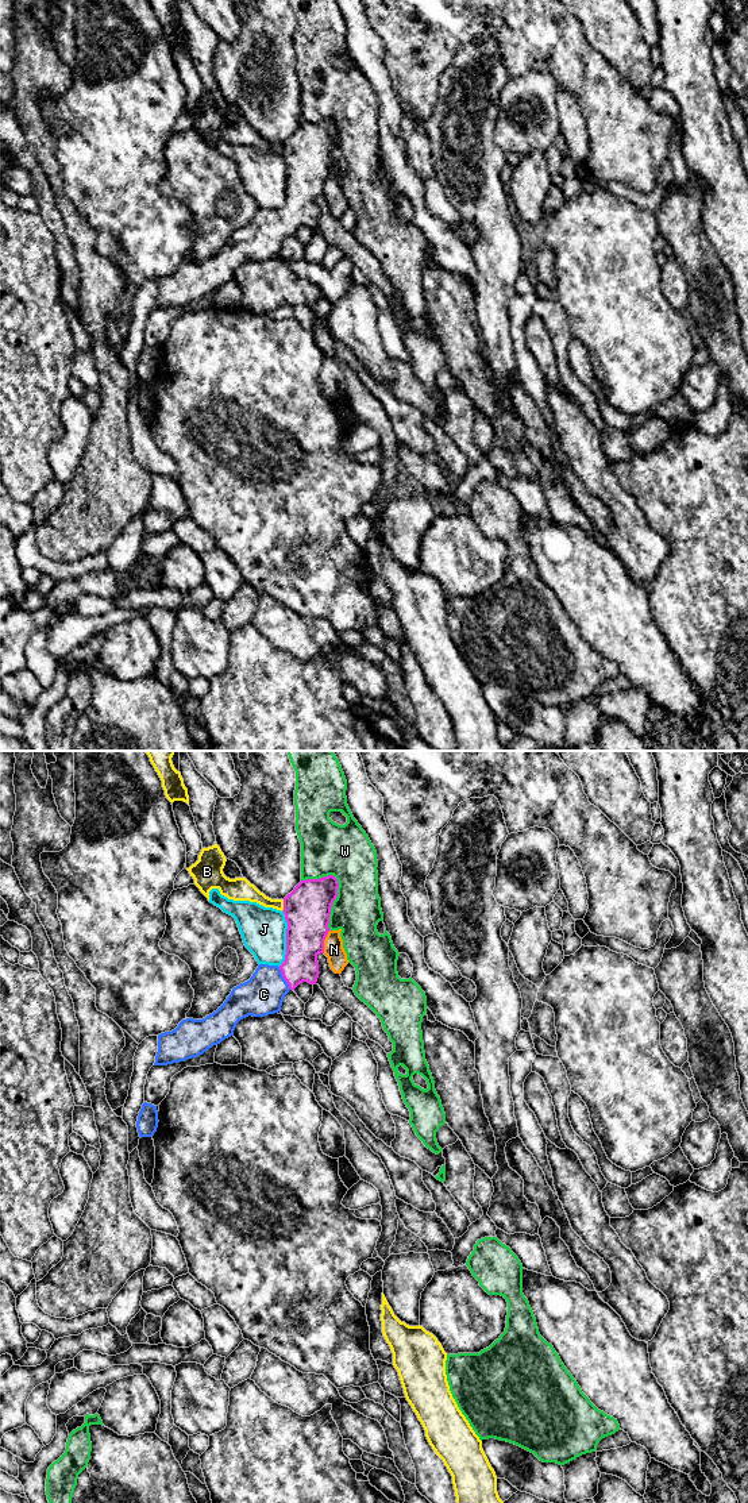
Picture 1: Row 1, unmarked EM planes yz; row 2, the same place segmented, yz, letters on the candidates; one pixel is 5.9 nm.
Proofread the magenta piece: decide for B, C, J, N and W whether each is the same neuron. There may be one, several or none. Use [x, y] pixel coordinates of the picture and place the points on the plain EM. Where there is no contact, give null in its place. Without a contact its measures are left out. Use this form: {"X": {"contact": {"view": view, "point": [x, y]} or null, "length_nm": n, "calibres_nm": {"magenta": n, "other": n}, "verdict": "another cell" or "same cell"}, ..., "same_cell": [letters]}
{"B": {"contact": {"view": "yz", "point": [284, 149]}, "length_nm": 70, "calibres_nm": {"magenta": 280, "other": 110}, "verdict": "another cell"}, "C": {"contact": {"view": "yz", "point": [284, 222]}, "length_nm": 150, "calibres_nm": {"magenta": 220, "other": 240}, "verdict": "same cell"}, "J": {"contact": {"view": "yz", "point": [286, 182]}, "length_nm": 340, "calibres_nm": {"magenta": 280, "other": 280}, "verdict": "another cell"}, "N": {"contact": {"view": "yz", "point": [323, 185]}, "length_nm": 140, "calibres_nm": {"magenta": 280, "other": 120}, "verdict": "another cell"}, "W": {"contact": {"view": "yz", "point": [338, 130]}, "length_nm": 340, "calibres_nm": {"magenta": 280, "other": 320}, "verdict": "another cell"}, "same_cell": ["C"]}

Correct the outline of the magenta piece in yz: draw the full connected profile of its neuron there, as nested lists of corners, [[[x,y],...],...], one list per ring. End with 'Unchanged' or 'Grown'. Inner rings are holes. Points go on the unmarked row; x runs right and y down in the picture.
[[[328,119],[301,124],[284,142],[288,166],[286,199],[278,209],[259,208],[252,220],[234,231],[224,247],[203,263],[186,262],[171,275],[158,278],[154,309],[197,301],[234,280],[236,267],[248,261],[281,255],[285,239],[300,227],[316,228],[317,199],[324,197],[329,158],[338,140],[338,123]]]. Grown

